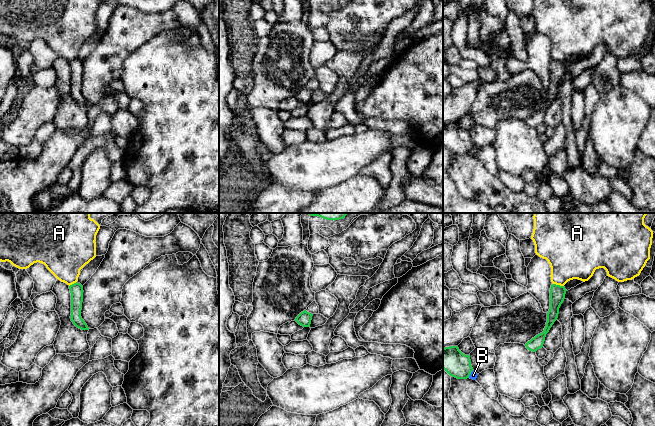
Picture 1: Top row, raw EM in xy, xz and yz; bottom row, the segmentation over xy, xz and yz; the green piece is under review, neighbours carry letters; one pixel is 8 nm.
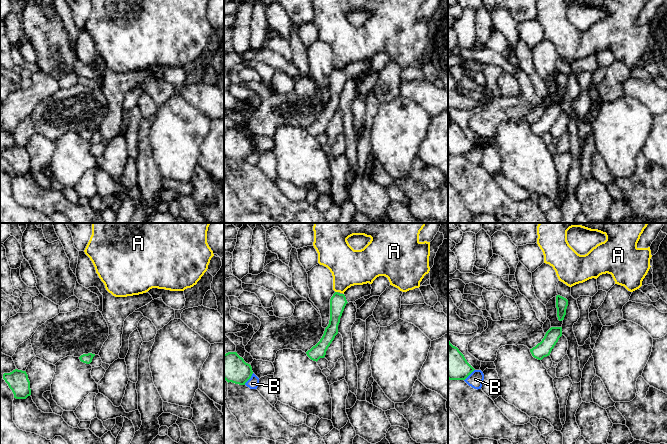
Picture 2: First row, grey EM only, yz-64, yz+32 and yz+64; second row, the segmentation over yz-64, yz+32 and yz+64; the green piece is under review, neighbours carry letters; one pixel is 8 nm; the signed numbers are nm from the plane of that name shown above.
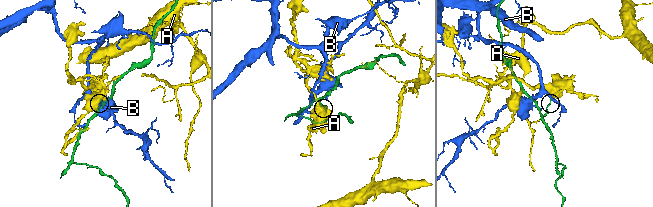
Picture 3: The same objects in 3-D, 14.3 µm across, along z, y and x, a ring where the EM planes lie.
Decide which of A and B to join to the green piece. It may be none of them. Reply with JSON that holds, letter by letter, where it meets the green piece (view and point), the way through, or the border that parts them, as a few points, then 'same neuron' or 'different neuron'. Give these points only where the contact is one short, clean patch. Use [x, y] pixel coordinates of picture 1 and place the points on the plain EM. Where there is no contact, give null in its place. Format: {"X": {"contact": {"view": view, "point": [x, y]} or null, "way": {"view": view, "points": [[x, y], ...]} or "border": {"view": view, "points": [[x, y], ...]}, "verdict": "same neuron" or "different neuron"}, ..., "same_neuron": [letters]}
{"A": {"contact": {"view": "yz", "point": [558, 61]}, "border": {"view": "yz", "points": [[552, 59], [563, 62]]}, "verdict": "different neuron"}, "B": {"contact": {"view": "yz", "point": [470, 149]}, "verdict": "different neuron"}, "same_neuron": []}

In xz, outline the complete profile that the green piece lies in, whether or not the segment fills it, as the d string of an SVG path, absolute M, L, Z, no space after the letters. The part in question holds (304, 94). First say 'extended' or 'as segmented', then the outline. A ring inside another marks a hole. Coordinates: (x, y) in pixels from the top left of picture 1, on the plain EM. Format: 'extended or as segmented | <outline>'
as segmented | M304 86L296 93L295 97L303 103L310 103L312 92L313 90Z

